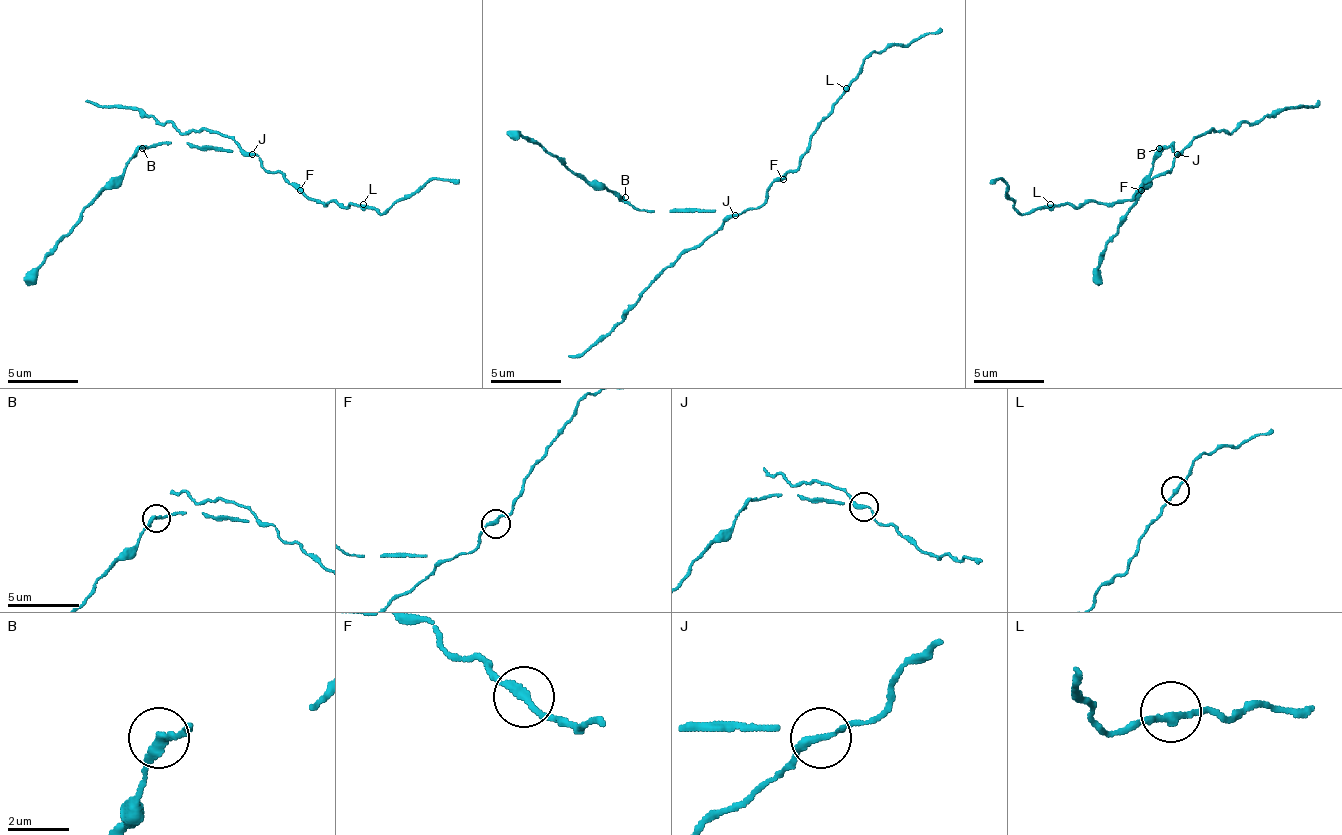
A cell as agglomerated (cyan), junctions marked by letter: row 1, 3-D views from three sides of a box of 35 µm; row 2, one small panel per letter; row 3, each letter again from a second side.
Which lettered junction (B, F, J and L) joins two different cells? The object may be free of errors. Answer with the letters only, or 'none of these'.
J

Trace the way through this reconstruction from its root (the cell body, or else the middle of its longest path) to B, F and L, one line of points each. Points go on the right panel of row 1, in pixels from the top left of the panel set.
B: (1173, 158), (1180, 151), (1173, 151), (1173, 141), (1166, 148), (1159, 148)
F: (1173, 158), (1169, 172), (1152, 176), (1141, 190)
L: (1173, 158), (1169, 172), (1152, 176), (1127, 200), (1110, 204), (1085, 200), (1075, 207), (1050, 204)

